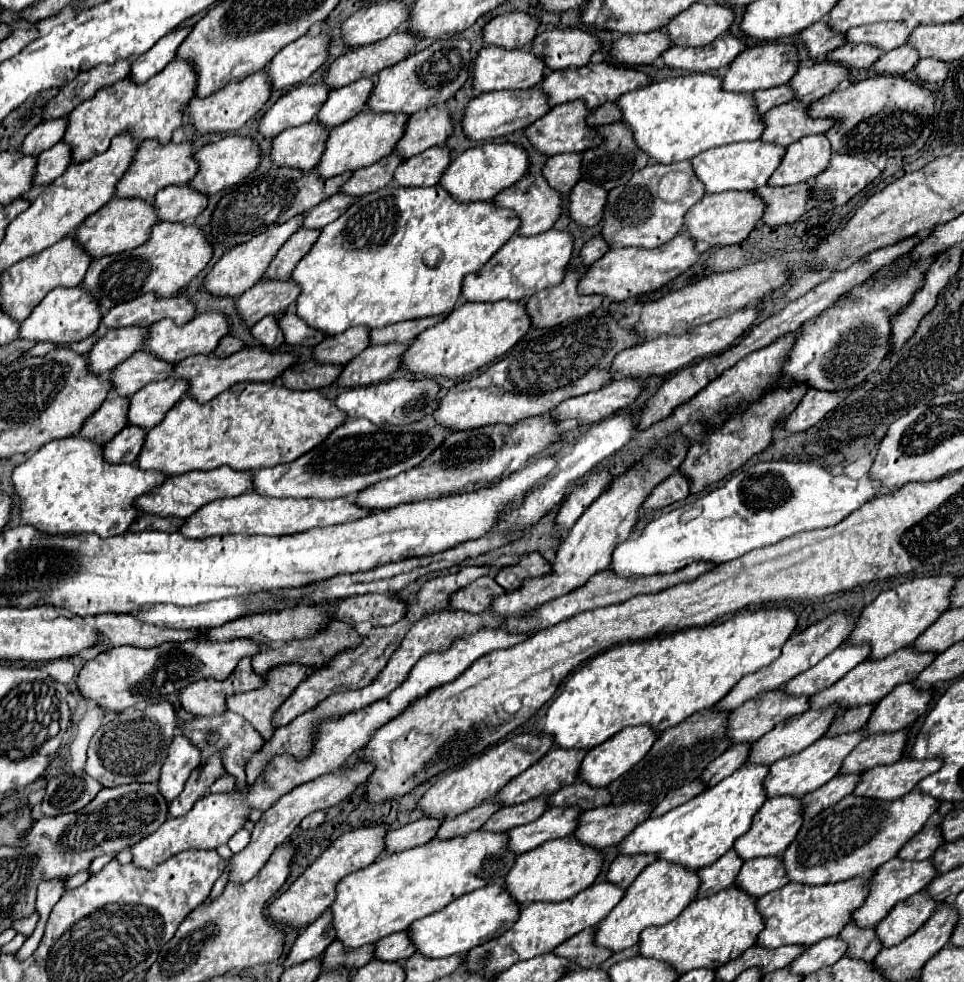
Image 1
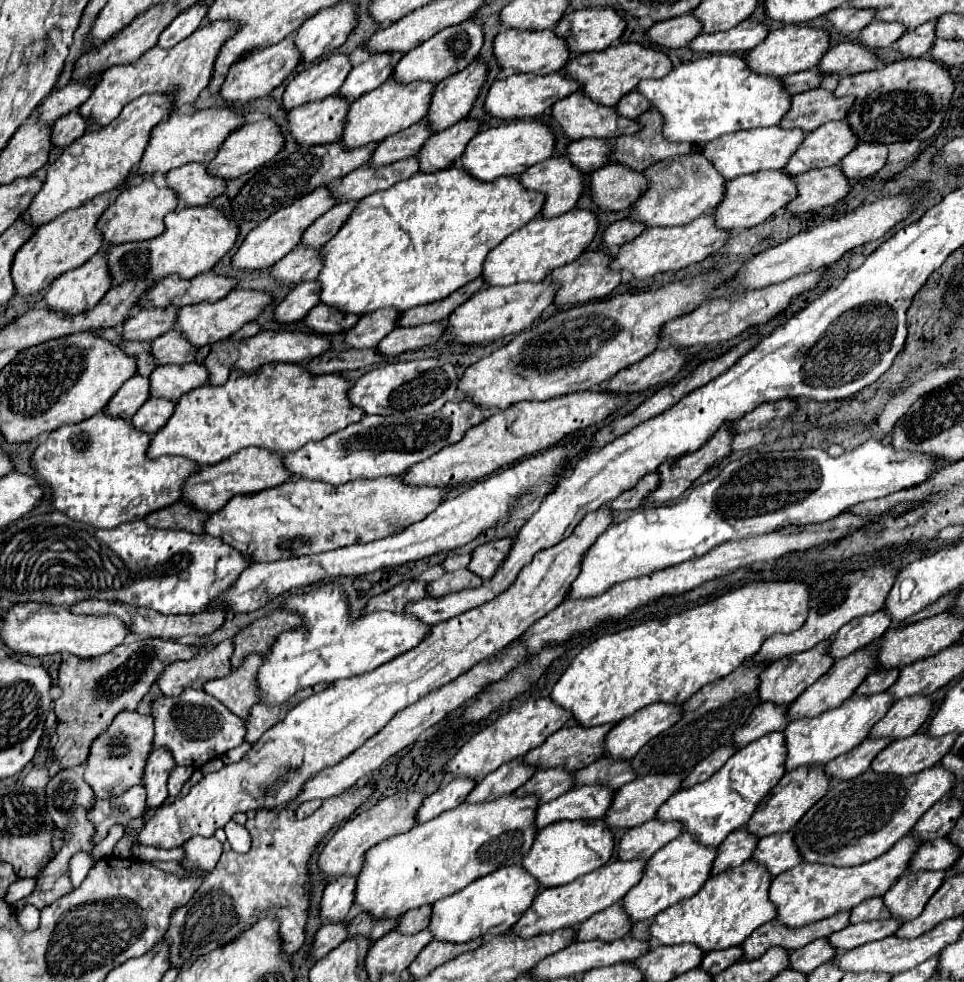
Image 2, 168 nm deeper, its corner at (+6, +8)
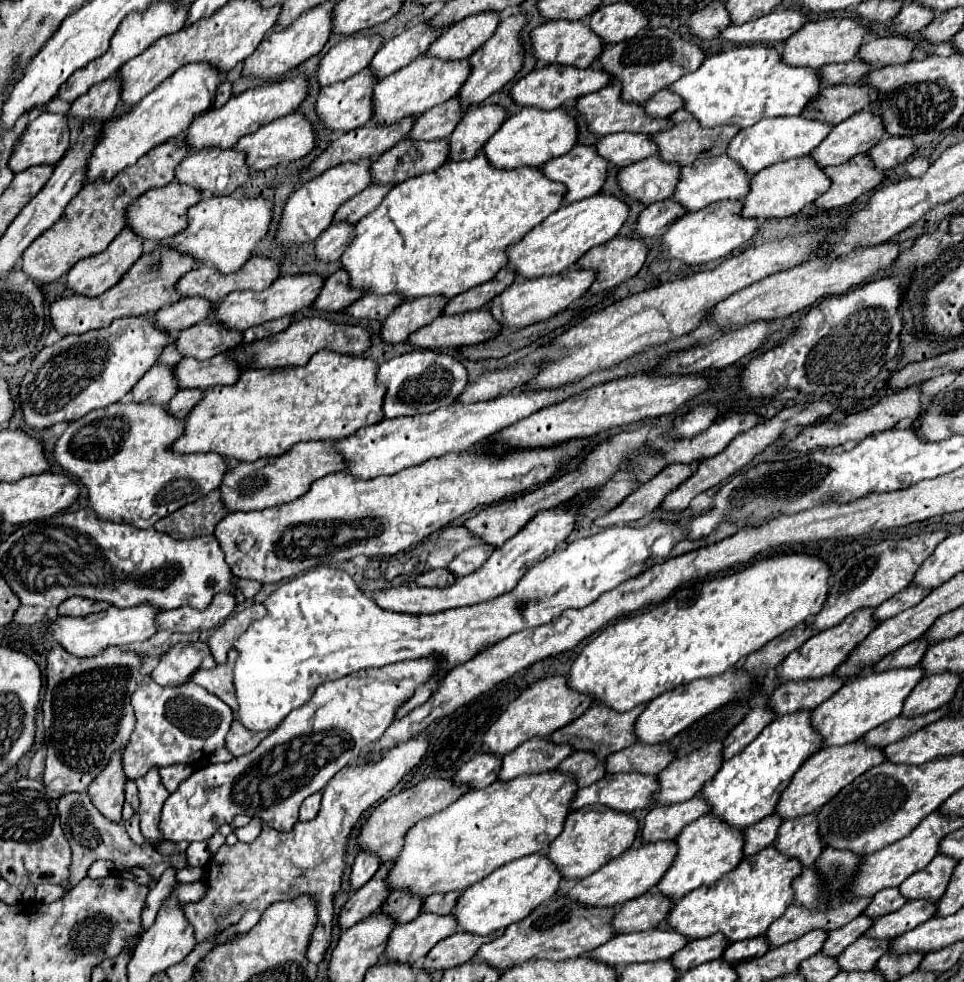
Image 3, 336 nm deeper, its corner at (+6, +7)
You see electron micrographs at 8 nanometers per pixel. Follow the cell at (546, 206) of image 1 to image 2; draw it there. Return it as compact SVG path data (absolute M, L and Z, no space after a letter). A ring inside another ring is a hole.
M564 157L536 163L520 175L520 179L530 191L546 191L546 203L542 209L544 217L556 217L574 209L584 191L584 175Z

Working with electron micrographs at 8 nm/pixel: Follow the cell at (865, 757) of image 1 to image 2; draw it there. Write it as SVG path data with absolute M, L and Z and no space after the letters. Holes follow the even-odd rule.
M912 695L896 701L884 719L880 719L870 735L872 737L890 737L902 739L916 733L922 723L930 717L932 699L928 695Z

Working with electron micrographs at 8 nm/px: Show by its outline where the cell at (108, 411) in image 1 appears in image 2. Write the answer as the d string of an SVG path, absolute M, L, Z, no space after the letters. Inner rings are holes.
M134 375L110 399L106 411L110 413L110 417L122 417L122 419L126 417L126 419L132 419L134 413L150 399L148 393L150 393L150 381L148 381L148 377Z

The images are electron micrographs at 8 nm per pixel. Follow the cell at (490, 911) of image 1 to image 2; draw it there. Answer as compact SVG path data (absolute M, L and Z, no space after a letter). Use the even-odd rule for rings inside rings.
M508 865L506 869L496 869L494 873L476 879L462 891L436 901L432 911L432 923L428 929L432 931L434 939L452 941L452 943L464 943L482 937L486 933L494 935L496 931L500 933L504 929L512 929L512 925L532 905L538 891L540 891L538 879L528 875L528 871L522 865L512 865L512 867Z

